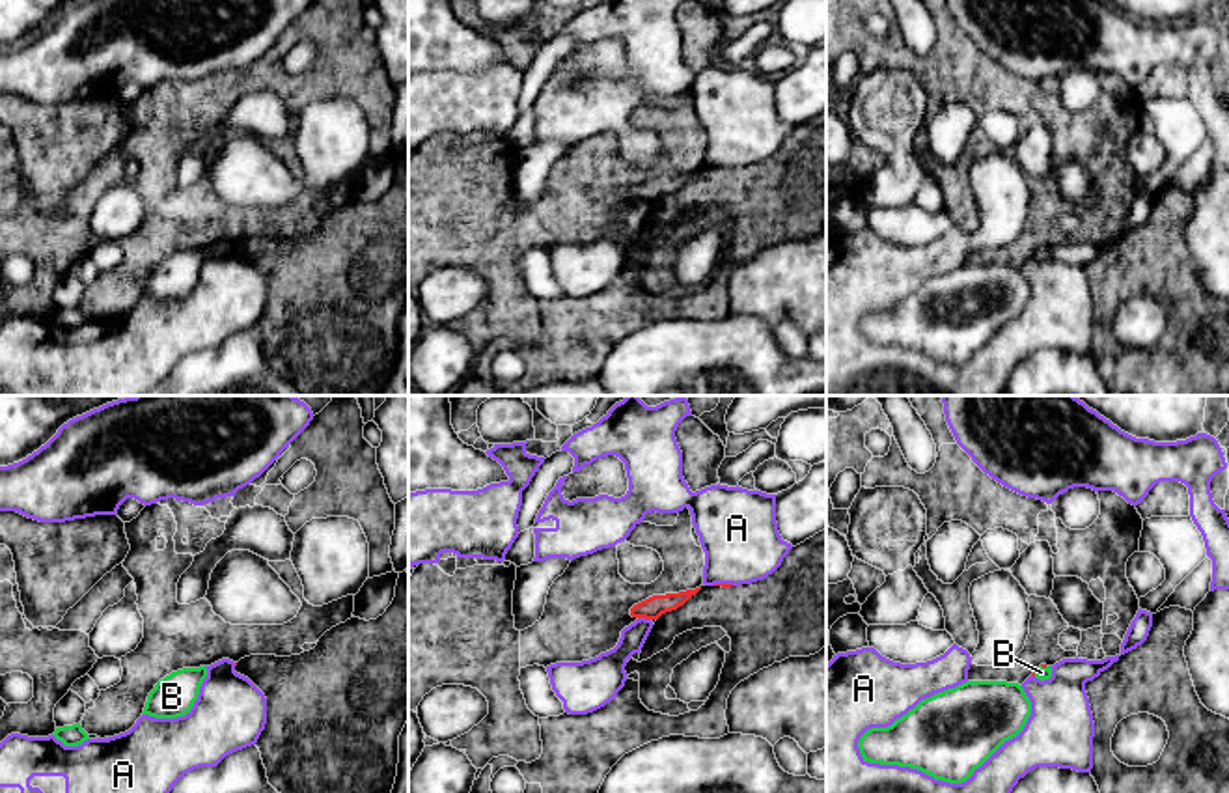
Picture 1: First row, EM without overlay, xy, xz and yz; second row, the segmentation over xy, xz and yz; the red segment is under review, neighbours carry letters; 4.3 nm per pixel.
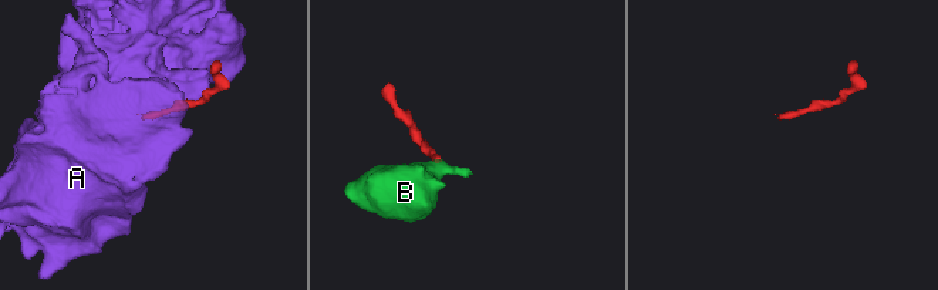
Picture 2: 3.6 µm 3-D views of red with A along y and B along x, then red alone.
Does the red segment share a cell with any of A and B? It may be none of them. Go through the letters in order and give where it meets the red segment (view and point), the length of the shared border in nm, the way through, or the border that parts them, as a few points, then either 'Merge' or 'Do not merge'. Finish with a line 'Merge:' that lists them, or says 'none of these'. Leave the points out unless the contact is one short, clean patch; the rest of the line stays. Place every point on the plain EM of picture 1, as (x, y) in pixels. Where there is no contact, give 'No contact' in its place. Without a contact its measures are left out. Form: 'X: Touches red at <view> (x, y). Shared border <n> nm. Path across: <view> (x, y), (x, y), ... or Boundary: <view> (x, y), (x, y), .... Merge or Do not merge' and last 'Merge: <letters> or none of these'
A: Touches red at xz (644, 198). Shared border 60 nm. Do not merge
B: Touches red at yz (1045, 249). Shared border 30 nm. Path across: yz (1041, 247), (1045, 249), (1041, 254). Merge
Merge: B

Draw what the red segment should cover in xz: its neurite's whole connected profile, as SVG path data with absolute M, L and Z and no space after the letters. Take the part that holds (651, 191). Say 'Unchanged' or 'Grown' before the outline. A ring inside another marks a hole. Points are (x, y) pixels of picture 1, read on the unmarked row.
Unchanged. M686 172L679 175L666 175L666 177L653 177L630 190L632 200L645 200L645 202L658 202L662 196L677 192L683 188L692 177L696 177L701 172Z

